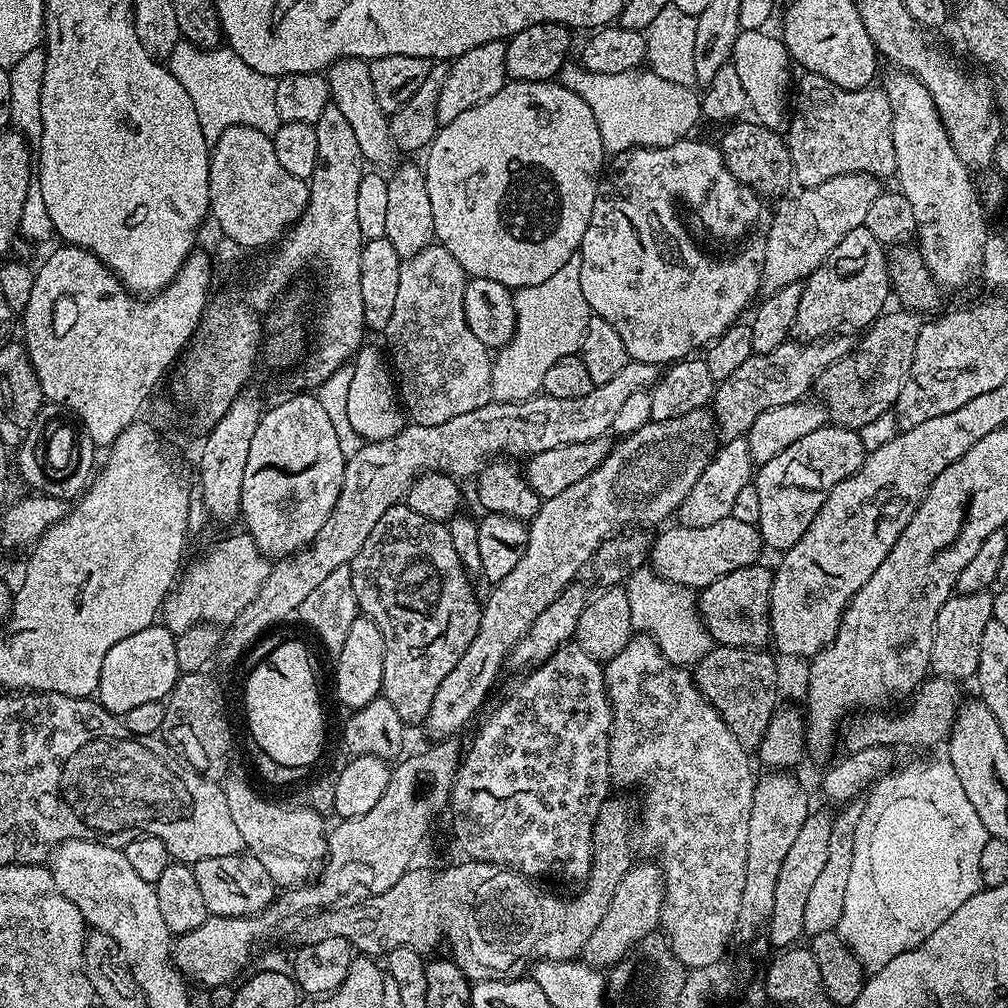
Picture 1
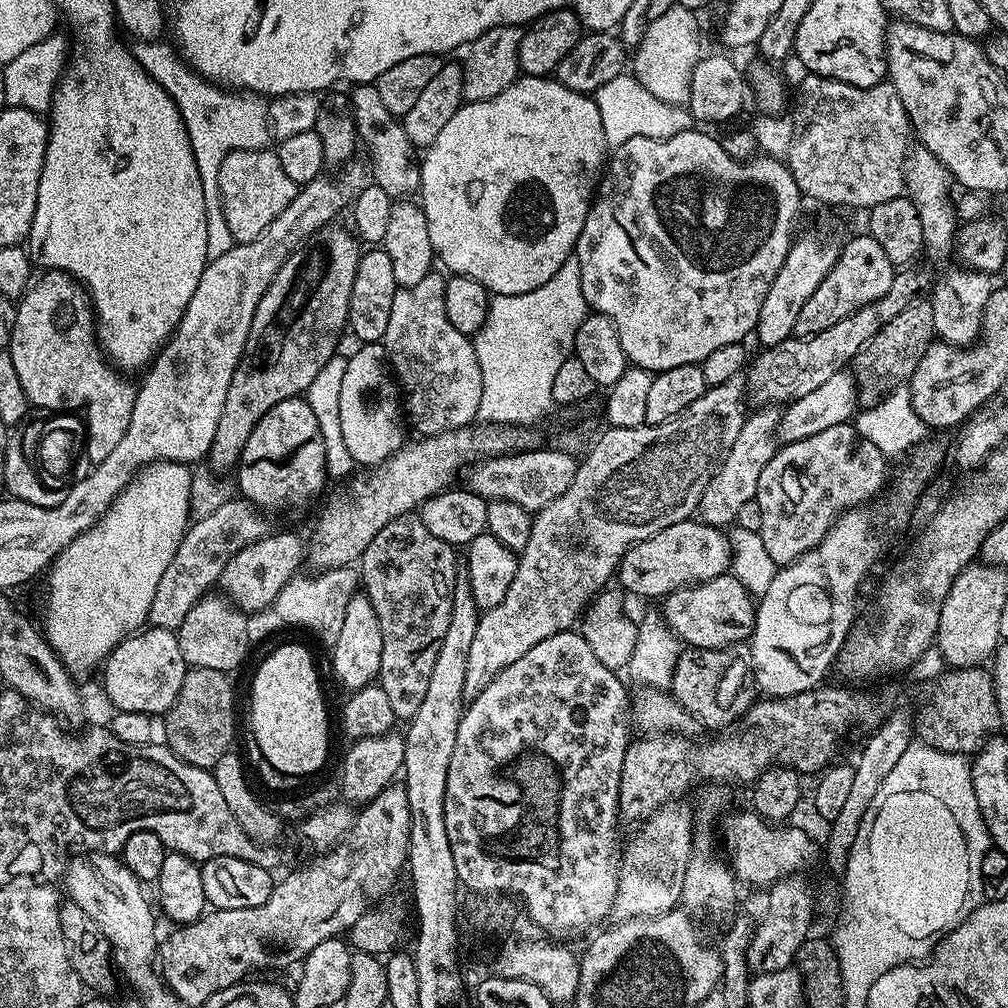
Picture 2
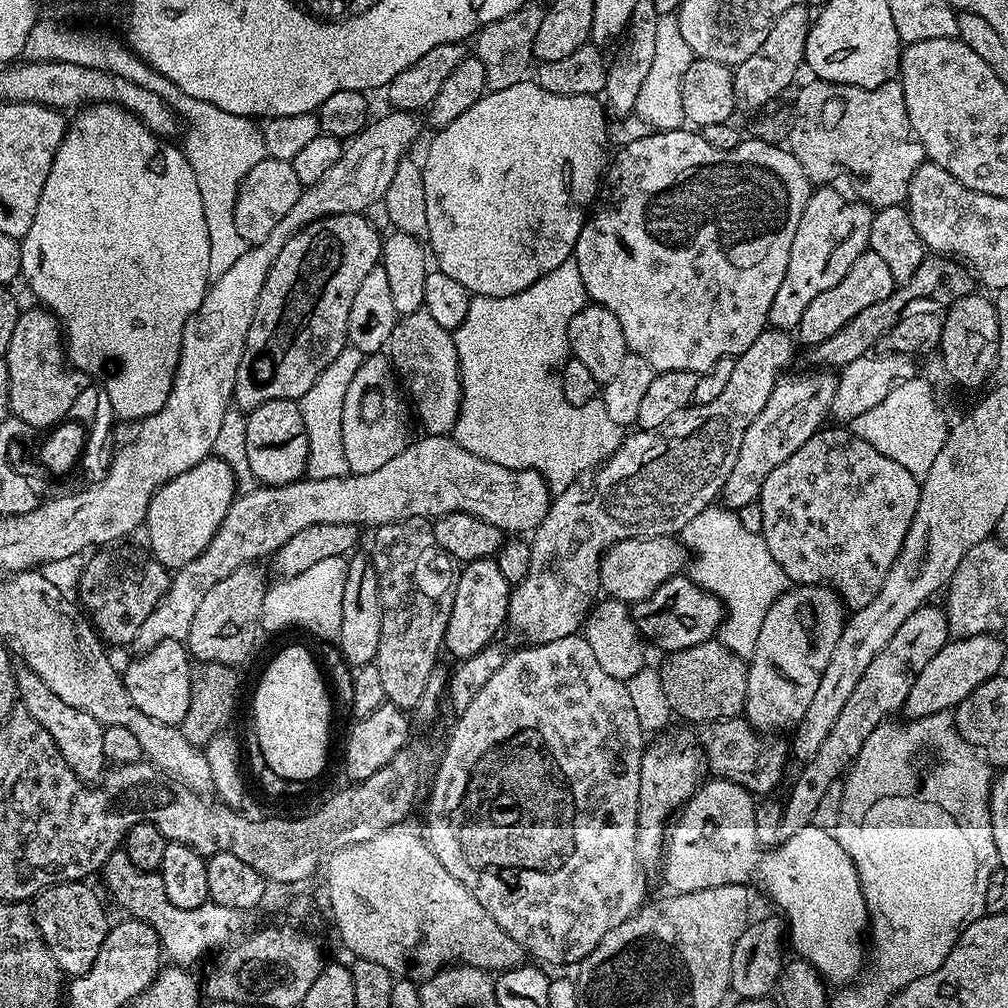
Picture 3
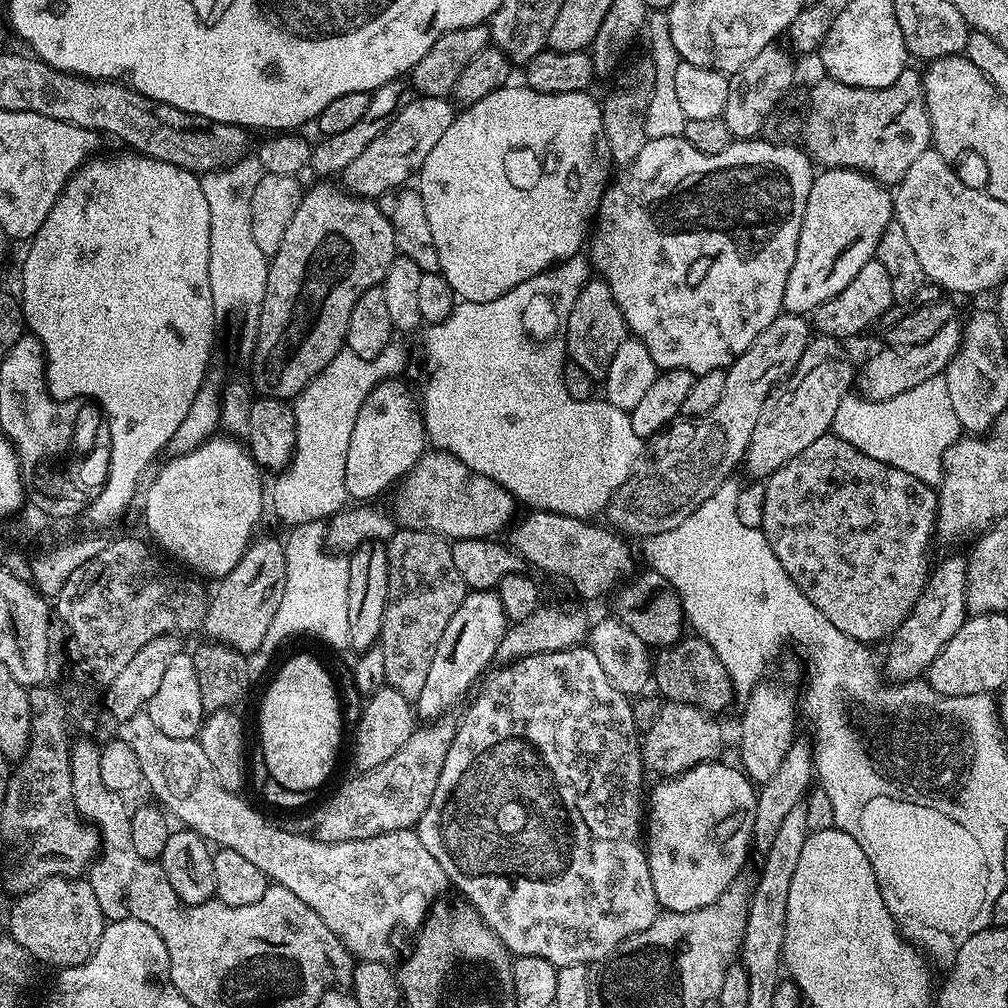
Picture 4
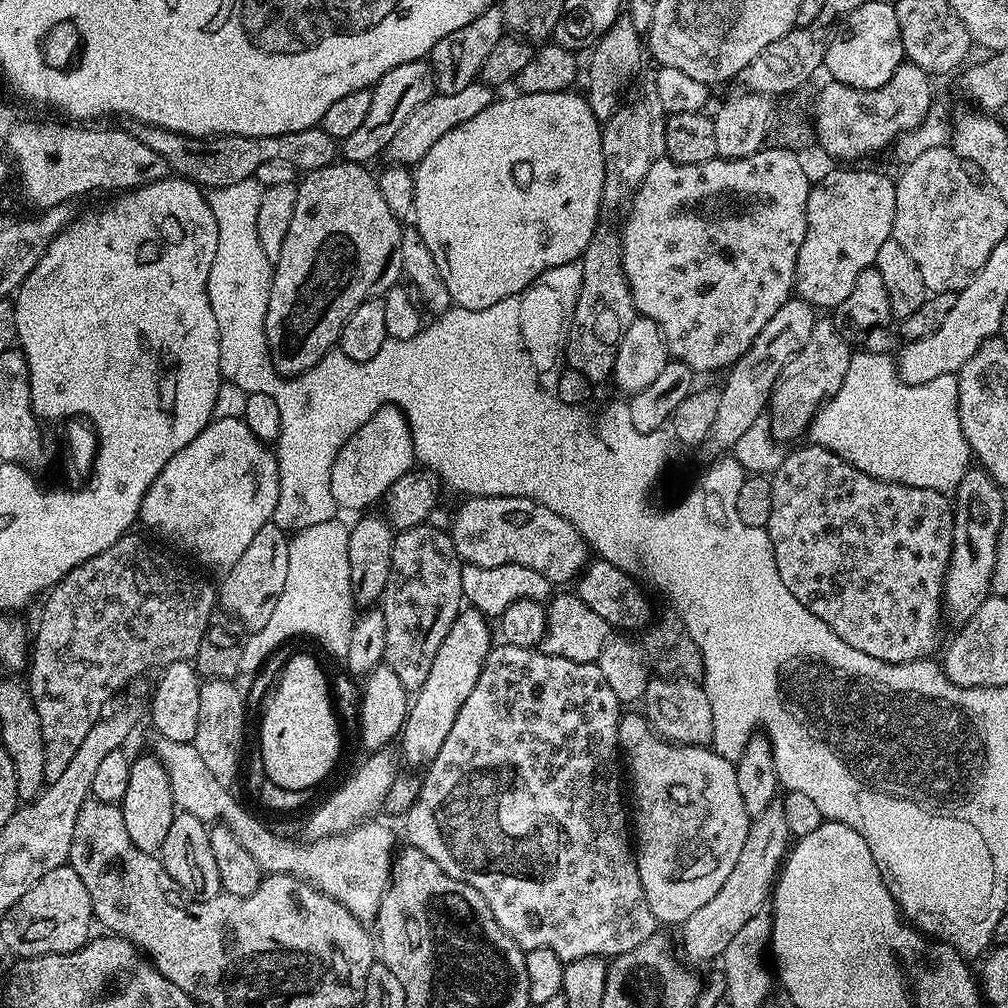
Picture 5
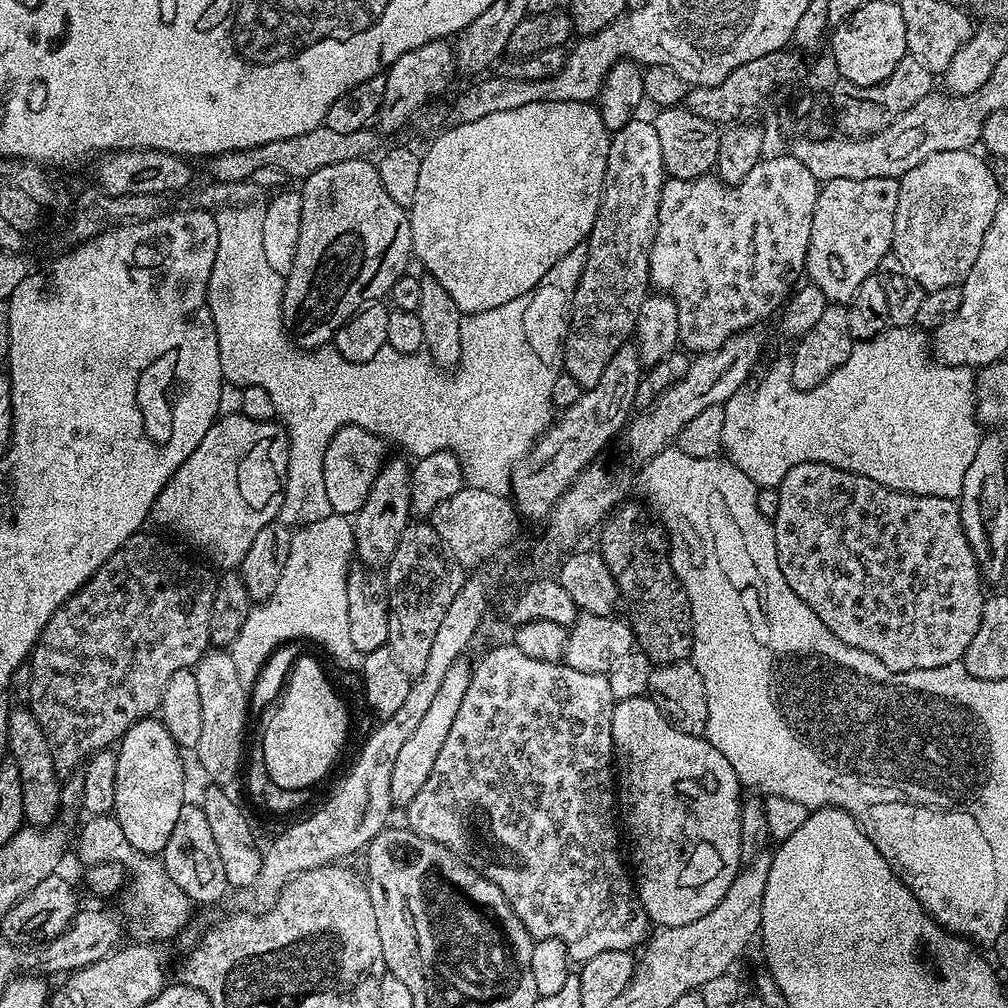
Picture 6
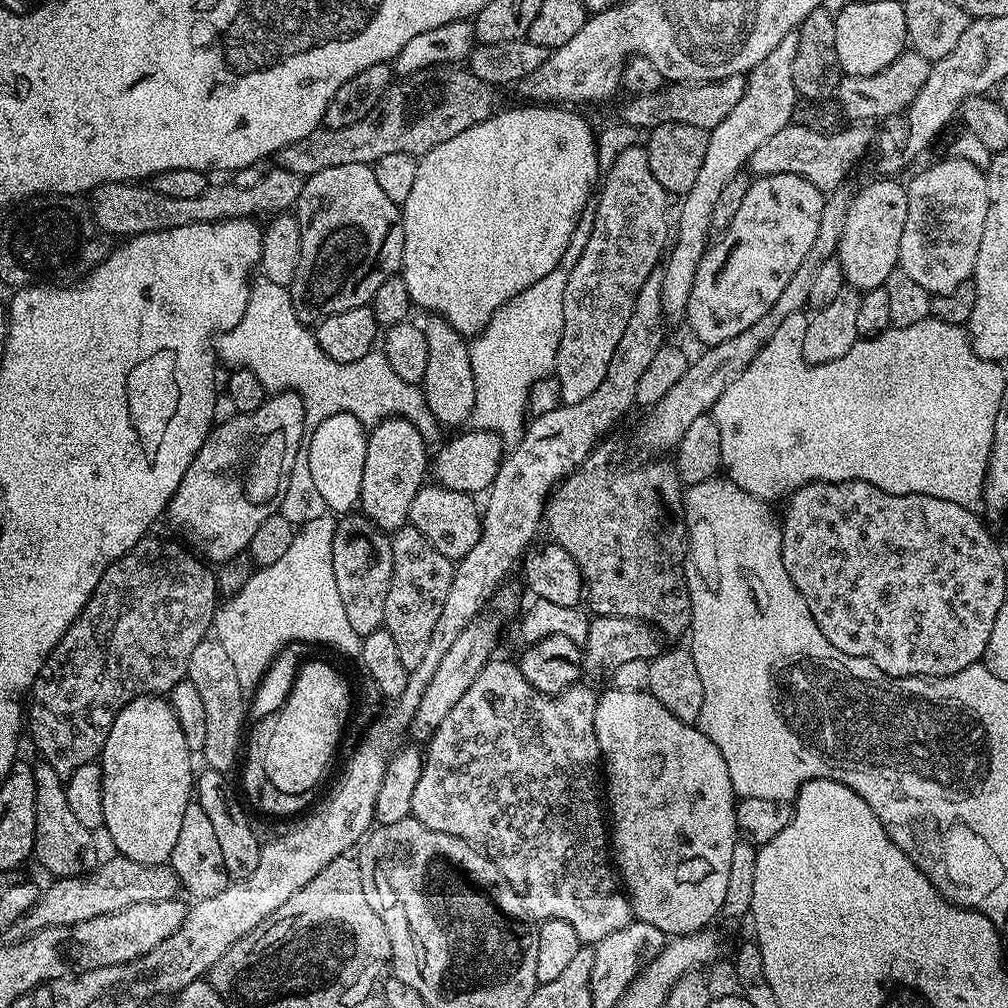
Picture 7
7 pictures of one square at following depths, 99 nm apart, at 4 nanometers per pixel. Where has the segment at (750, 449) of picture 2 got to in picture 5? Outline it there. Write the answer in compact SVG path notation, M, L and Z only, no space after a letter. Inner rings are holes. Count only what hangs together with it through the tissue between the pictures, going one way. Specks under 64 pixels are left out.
M817 319L814 334L806 338L806 346L802 346L800 353L785 366L776 380L770 401L770 427L777 441L792 440L800 435L803 437L822 405L838 394L842 378L846 378L846 370L850 370L854 349L848 345L849 337L833 320Z

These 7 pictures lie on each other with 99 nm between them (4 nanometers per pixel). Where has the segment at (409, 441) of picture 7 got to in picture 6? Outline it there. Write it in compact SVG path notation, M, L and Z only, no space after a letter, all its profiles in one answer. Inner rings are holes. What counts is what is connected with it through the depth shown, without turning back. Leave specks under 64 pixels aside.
M385 459L384 465L380 467L378 478L374 478L374 486L370 486L370 494L366 494L366 502L362 502L362 506L356 511L354 556L363 567L377 570L387 569L394 549L398 546L398 538L402 538L402 530L406 530L406 526L410 522L412 469L409 461L404 460Z

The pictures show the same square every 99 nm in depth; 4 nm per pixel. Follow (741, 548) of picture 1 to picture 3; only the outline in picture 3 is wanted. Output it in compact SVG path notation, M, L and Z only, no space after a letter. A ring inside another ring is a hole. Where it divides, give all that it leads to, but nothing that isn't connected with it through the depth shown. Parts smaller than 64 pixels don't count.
M642 536L635 540L619 540L614 546L610 546L604 557L600 559L600 586L605 597L625 602L645 600L662 582L666 582L672 576L679 576L685 571L689 563L690 553L676 536Z

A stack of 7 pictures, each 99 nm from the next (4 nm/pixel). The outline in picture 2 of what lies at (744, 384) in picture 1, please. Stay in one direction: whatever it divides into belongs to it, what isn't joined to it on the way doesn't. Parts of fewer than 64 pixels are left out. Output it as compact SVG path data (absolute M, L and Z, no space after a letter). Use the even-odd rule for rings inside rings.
M908 266L897 271L890 282L890 290L878 298L878 302L870 302L870 306L862 306L862 310L854 310L842 322L834 322L830 330L822 330L813 336L796 336L786 342L778 342L778 346L764 348L761 356L751 361L746 372L746 396L756 406L787 406L793 400L806 398L818 386L823 386L834 374L845 371L855 361L863 348L871 342L874 334L886 326L902 310L909 309L922 299L929 287L928 280L920 276L916 266Z

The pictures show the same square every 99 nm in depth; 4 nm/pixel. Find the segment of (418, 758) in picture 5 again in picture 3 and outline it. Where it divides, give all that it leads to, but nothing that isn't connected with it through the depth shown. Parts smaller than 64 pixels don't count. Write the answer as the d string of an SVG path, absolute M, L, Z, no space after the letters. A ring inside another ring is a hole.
M495 559L469 560L459 569L456 577L454 606L446 626L443 651L456 656L457 661L478 654L497 639L496 631L505 627L508 619L510 585L506 574L496 565Z

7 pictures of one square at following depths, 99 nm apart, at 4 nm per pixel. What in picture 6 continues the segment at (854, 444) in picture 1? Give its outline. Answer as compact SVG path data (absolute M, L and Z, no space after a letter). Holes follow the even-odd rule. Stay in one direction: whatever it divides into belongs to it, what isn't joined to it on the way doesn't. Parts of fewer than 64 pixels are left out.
M802 462L782 478L778 489L778 512L771 519L774 526L774 546L778 554L778 566L782 566L782 574L786 574L786 582L790 582L790 590L822 618L822 622L845 646L854 646L858 650L866 650L866 654L874 654L886 666L895 672L910 670L930 670L941 668L947 664L963 661L970 642L974 642L974 634L978 634L978 626L982 622L982 612L986 599L985 581L976 564L976 556L962 526L960 506L956 500L923 496L899 492L893 488L882 486L882 482L874 482L874 478L866 478L862 474L854 474L850 470L835 468L822 462Z

